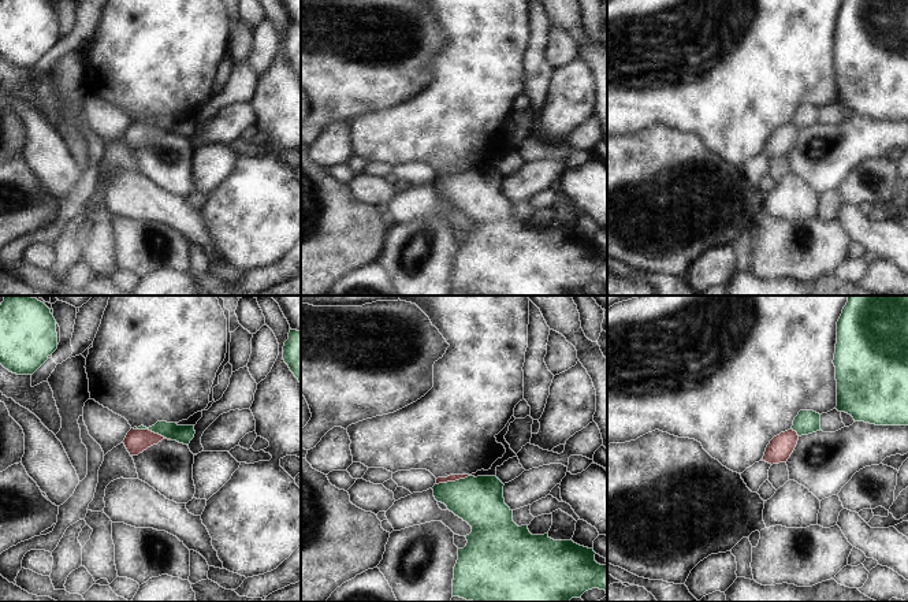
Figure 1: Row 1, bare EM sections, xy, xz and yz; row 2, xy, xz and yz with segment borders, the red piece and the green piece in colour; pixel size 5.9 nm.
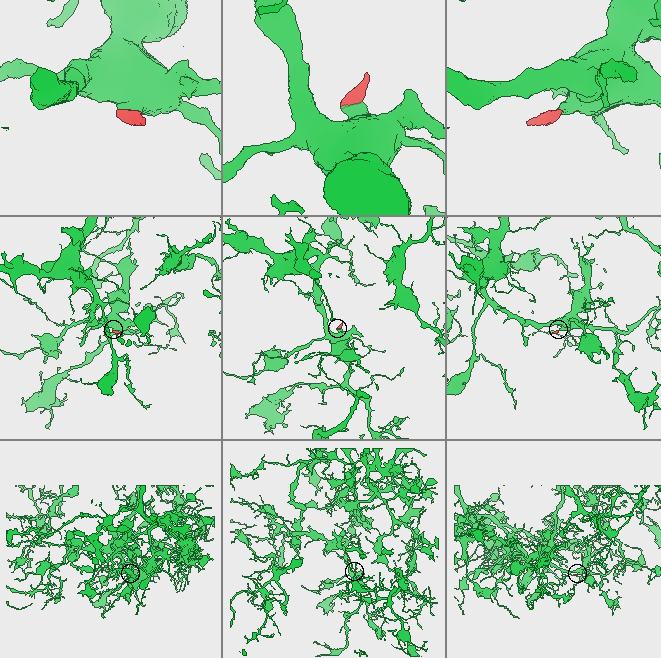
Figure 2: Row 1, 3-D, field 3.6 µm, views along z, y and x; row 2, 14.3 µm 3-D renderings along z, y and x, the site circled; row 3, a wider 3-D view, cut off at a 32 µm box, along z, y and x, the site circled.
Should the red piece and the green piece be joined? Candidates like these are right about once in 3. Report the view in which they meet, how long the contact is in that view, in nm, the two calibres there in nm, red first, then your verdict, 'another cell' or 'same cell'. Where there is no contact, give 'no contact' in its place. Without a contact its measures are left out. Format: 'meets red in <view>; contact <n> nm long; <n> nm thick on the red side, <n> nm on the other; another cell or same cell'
meets red in xy; contact 240 nm long; 140 nm thick on the red side, 110 nm on the other; another cell

